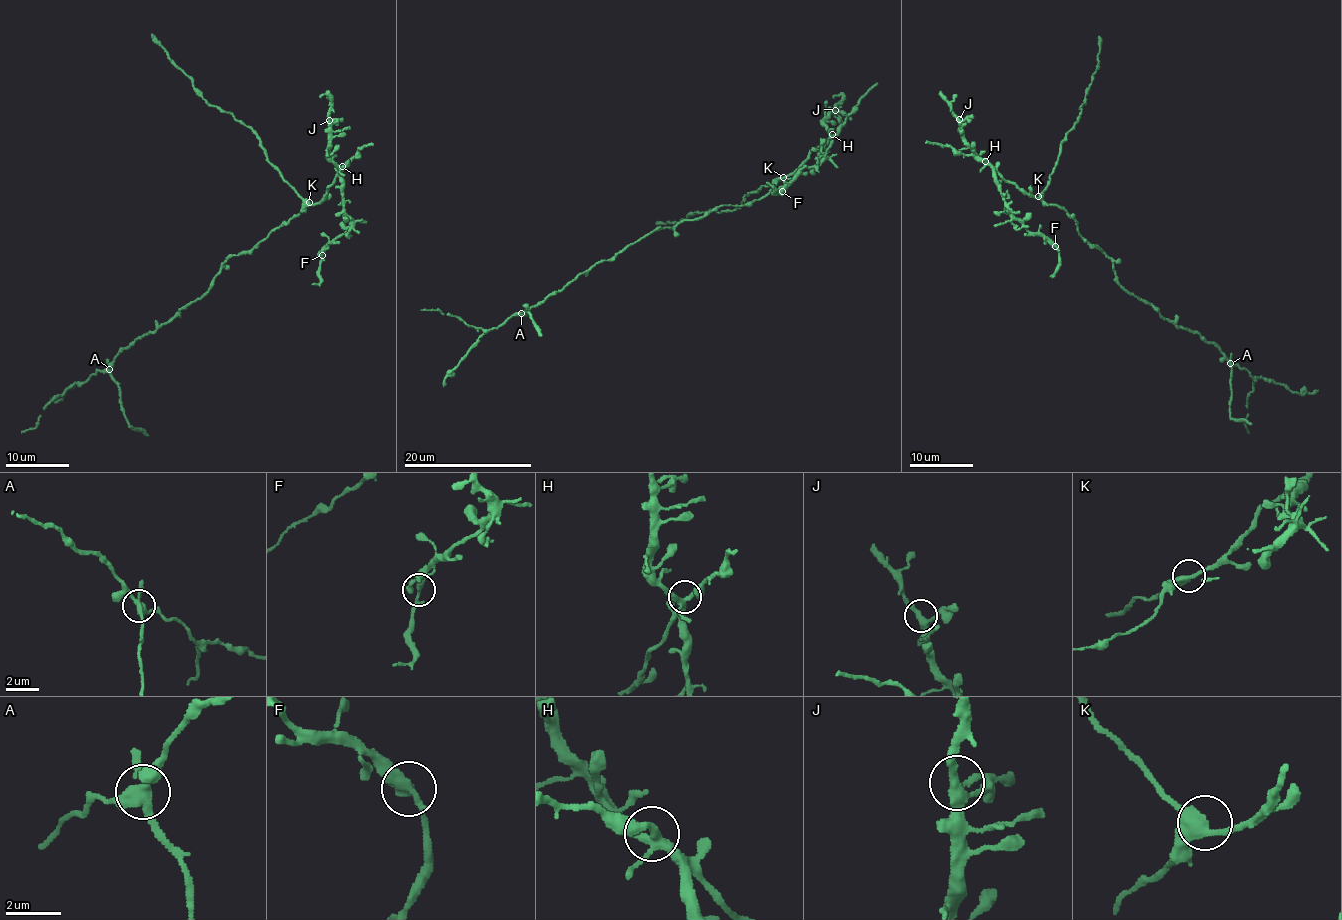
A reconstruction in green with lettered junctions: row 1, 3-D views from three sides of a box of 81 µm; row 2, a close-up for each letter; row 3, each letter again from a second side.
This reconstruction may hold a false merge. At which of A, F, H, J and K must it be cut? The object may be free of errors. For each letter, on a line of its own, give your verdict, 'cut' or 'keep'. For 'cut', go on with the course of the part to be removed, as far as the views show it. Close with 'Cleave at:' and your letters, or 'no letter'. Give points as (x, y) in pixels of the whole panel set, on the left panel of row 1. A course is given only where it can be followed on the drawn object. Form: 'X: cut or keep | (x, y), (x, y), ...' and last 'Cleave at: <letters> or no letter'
A: cut | (109, 369), (111, 379), (119, 388), (119, 403), (125, 420), (131, 427), (148, 435)
F: keep
H: keep
J: keep
K: keep
Cleave at: A

